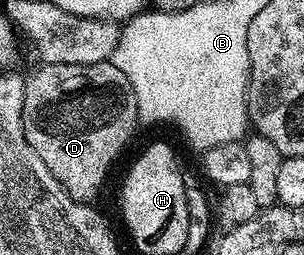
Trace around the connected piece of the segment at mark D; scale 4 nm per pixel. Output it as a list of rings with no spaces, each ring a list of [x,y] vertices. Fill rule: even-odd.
[[[110,61],[89,65],[65,65],[44,63],[26,76],[23,84],[23,128],[29,145],[49,165],[49,173],[78,203],[91,203],[99,195],[115,158],[131,139],[135,126],[140,126],[137,97],[129,85],[129,77],[121,73]]]

